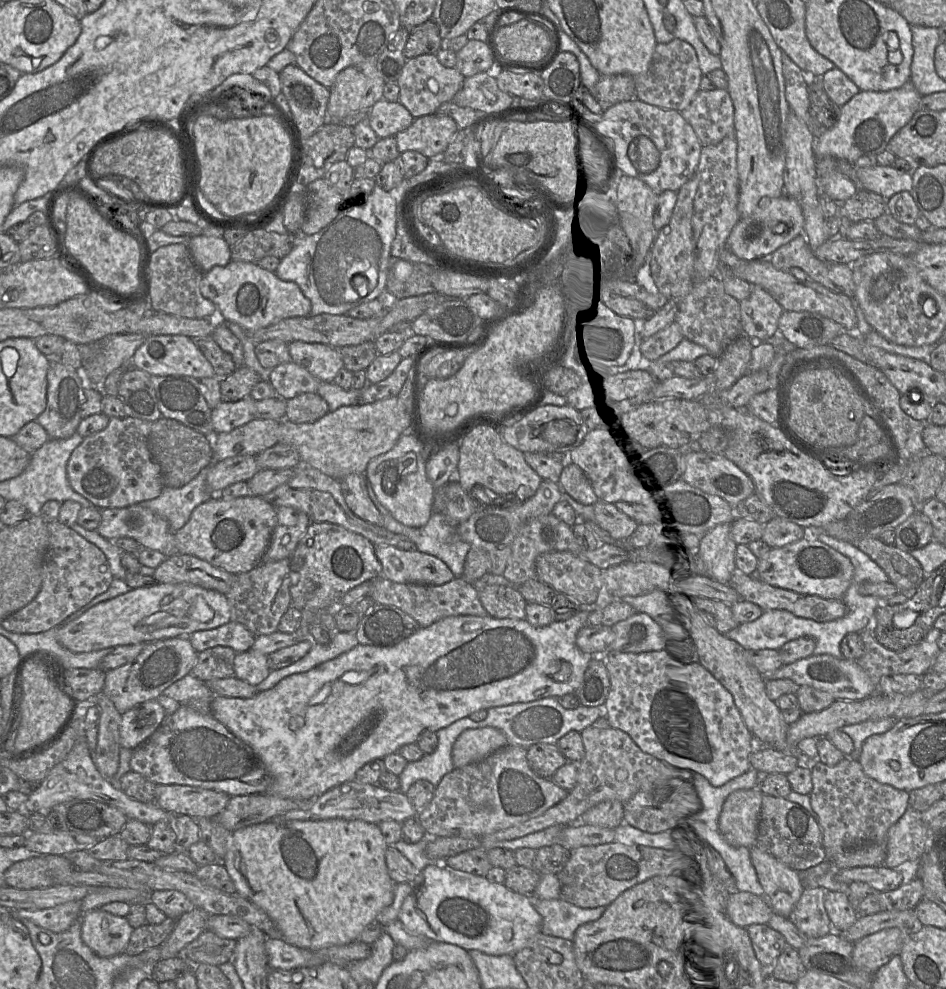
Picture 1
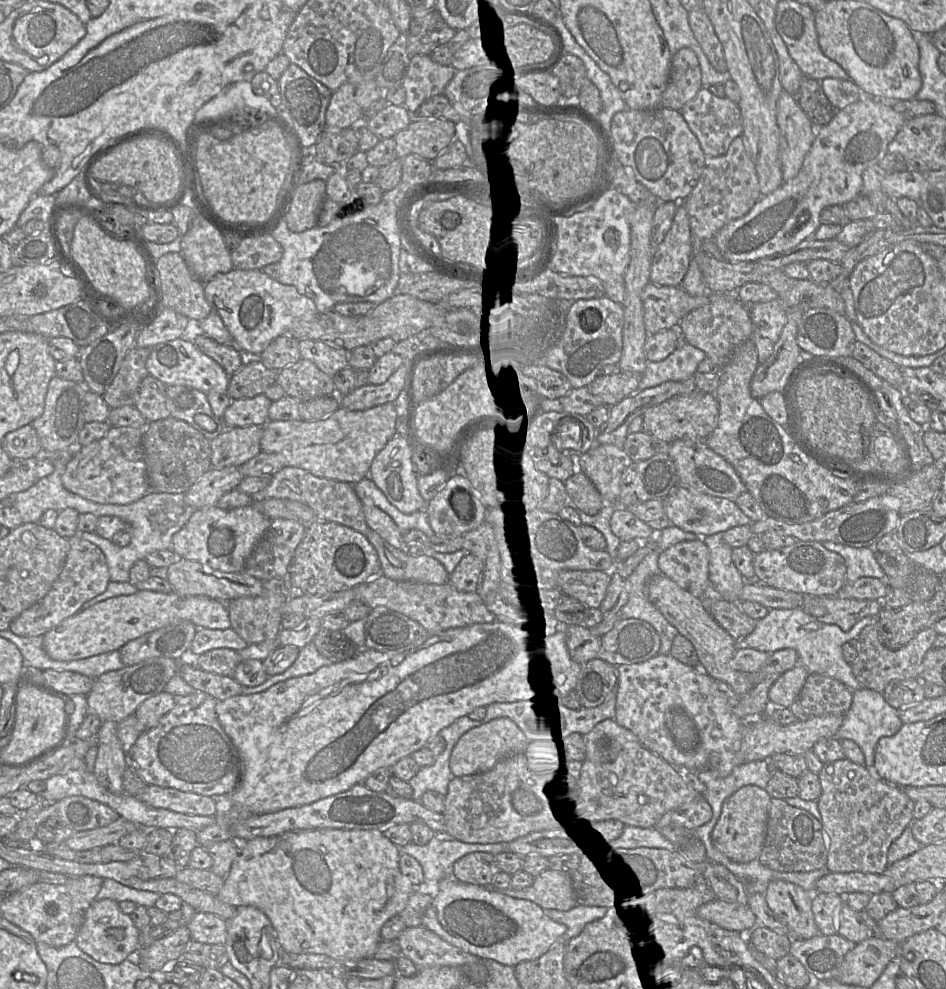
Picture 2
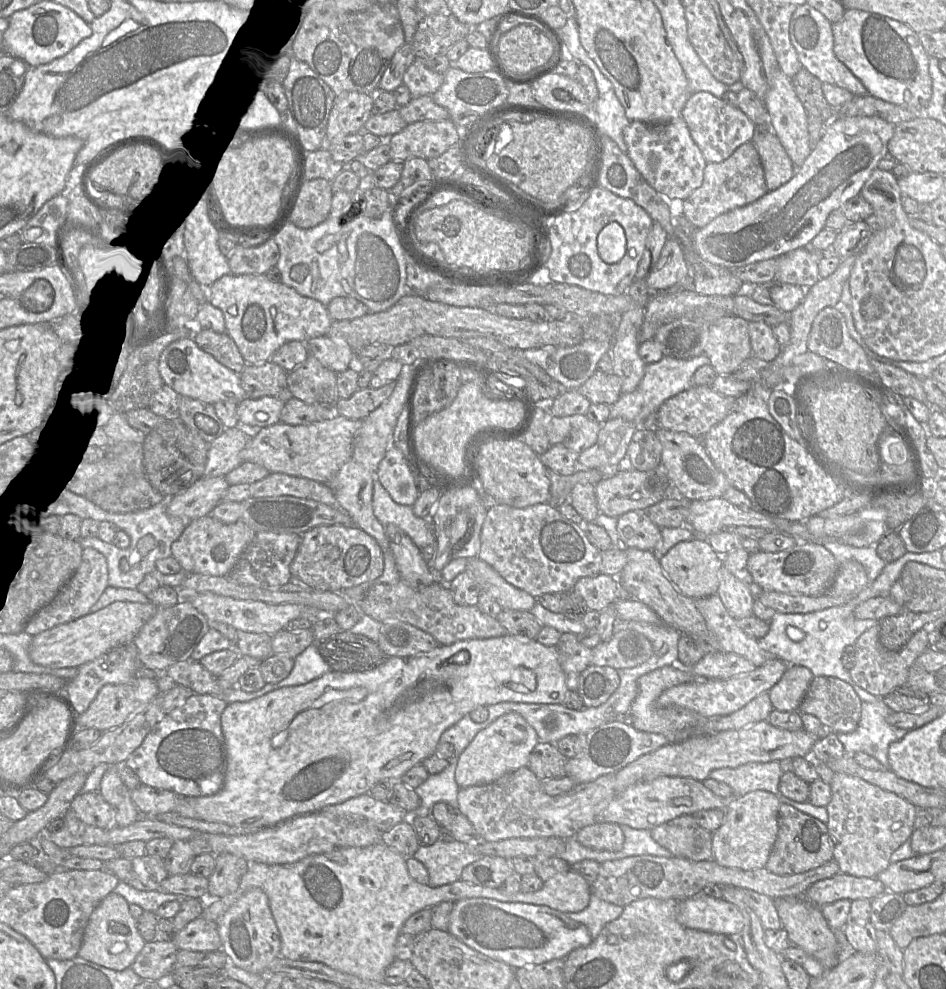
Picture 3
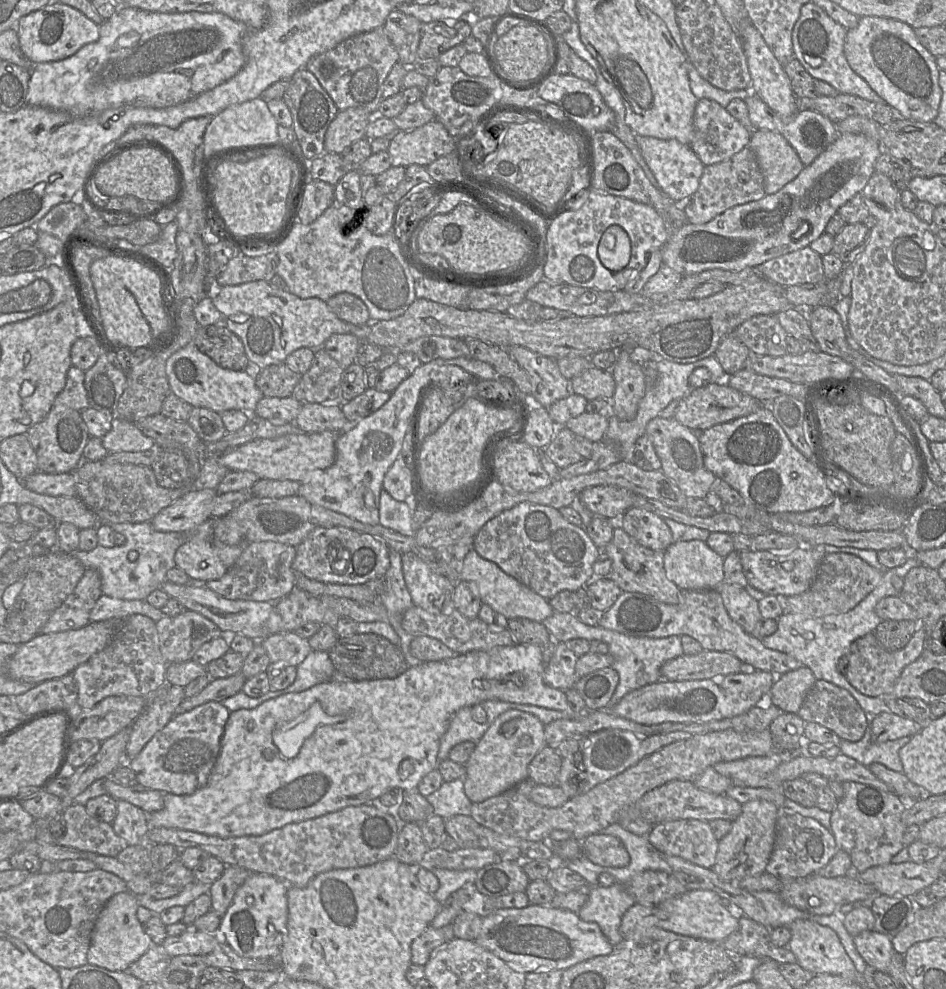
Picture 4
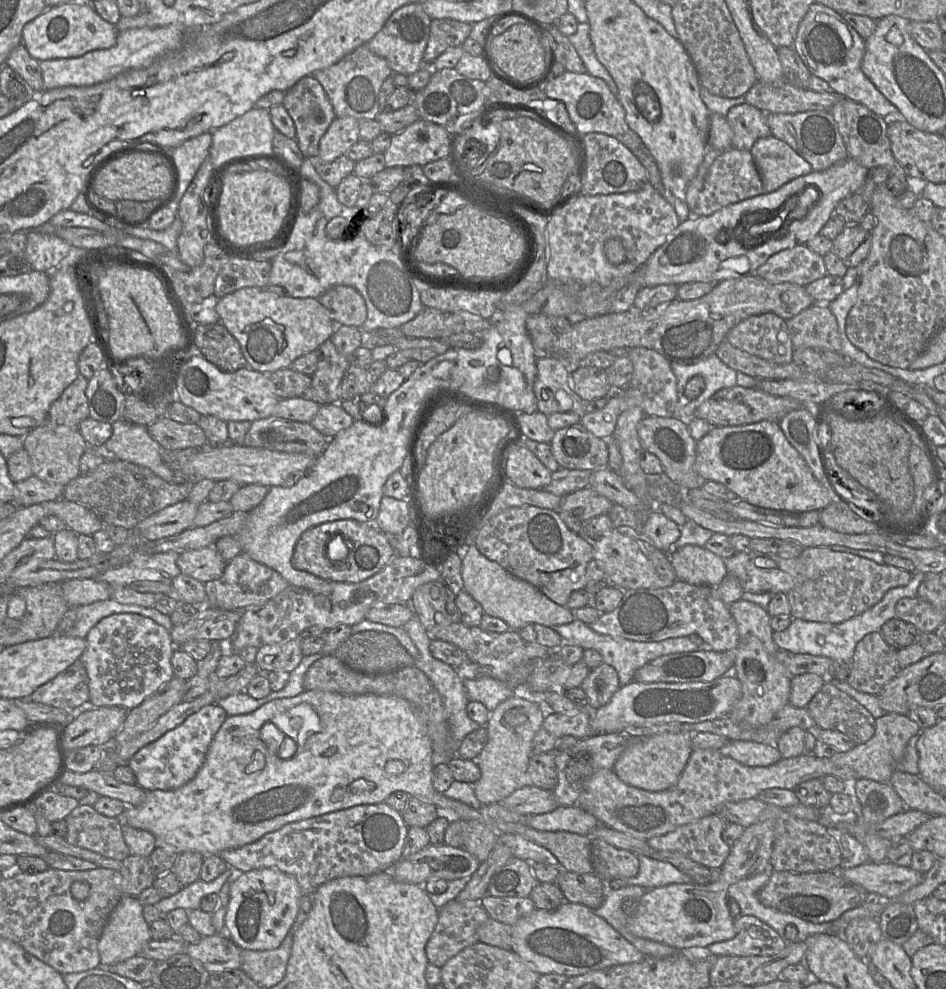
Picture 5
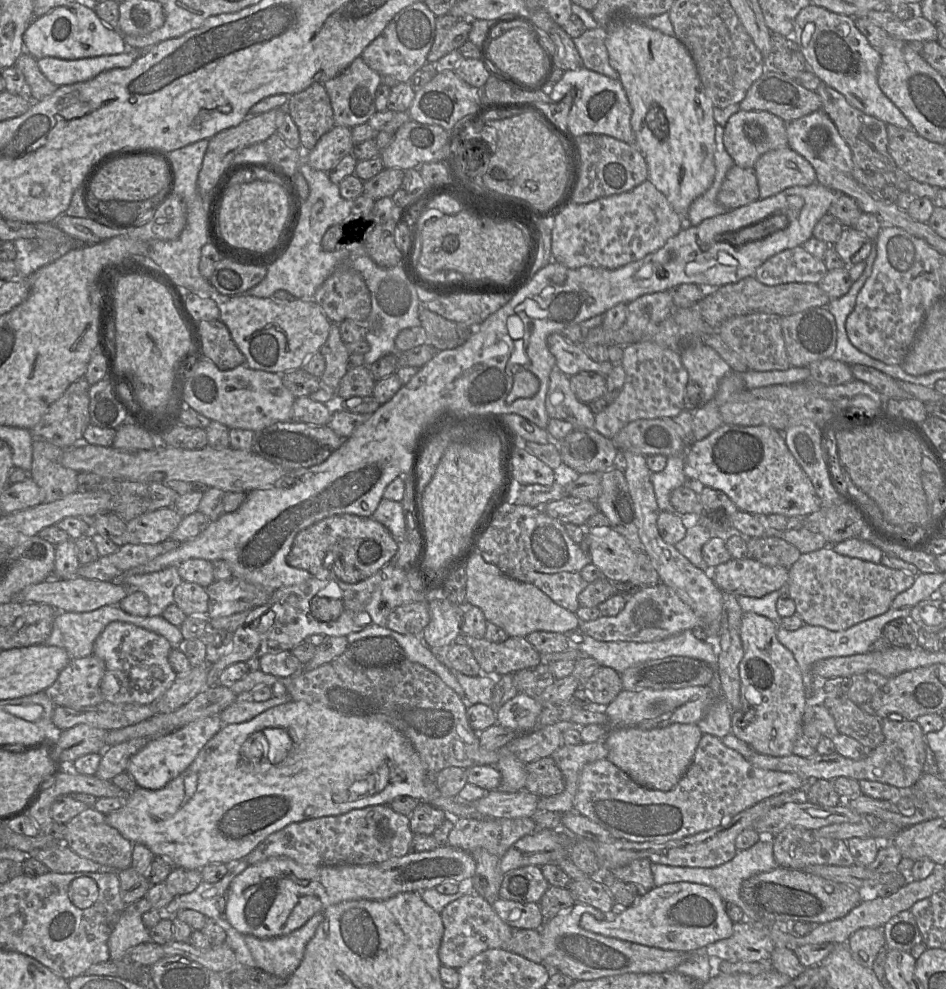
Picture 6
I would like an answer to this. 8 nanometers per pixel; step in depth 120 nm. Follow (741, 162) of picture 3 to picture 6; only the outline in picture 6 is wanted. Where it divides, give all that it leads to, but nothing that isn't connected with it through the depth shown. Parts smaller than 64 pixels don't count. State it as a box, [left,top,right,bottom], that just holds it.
[717,165,759,210]

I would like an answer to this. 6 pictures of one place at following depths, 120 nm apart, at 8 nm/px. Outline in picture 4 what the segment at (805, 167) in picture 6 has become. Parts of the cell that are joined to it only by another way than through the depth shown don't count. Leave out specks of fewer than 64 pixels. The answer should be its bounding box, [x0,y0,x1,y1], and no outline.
[749,130,805,194]

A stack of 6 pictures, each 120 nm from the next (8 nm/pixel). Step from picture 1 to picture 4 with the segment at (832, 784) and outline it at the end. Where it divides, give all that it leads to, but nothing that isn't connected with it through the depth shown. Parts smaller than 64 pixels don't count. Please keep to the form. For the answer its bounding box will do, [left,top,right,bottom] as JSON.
[830,782,908,873]

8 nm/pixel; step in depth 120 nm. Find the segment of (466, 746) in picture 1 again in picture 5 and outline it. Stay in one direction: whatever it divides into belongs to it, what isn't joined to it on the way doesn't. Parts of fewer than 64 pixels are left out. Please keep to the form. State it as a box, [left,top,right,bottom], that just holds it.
[473,689,544,806]

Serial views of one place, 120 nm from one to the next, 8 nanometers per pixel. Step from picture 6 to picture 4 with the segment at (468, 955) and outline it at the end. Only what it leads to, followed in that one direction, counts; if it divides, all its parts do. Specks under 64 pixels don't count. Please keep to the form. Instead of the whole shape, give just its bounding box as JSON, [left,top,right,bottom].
[411,924,455,966]

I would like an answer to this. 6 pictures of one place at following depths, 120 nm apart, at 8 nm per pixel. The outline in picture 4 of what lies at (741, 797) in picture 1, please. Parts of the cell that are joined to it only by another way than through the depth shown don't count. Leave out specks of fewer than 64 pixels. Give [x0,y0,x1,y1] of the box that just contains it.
[714,800,778,882]

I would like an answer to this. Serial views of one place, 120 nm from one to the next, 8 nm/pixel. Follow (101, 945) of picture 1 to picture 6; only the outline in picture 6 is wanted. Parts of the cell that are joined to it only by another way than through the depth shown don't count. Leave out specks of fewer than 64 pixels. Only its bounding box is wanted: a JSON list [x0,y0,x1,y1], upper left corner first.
[108,909,149,960]

